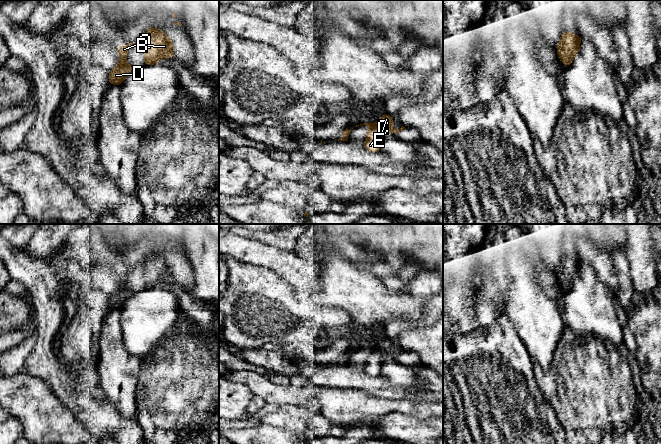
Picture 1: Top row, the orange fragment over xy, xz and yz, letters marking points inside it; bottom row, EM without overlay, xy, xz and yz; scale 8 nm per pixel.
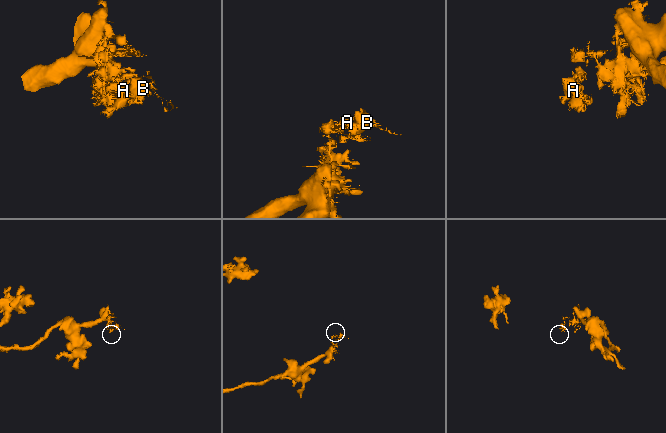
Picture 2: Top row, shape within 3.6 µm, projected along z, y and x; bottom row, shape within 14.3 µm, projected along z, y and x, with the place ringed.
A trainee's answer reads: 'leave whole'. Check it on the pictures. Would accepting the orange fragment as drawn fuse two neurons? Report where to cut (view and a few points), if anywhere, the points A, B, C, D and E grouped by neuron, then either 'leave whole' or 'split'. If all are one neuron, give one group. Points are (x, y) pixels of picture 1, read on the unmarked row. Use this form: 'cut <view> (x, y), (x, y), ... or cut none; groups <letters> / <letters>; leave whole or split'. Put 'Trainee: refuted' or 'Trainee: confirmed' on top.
Trainee: confirmed
cut none; groups A B C D E; leave whole

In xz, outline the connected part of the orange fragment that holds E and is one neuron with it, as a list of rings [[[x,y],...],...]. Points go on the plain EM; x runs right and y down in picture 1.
[[[385,337],[378,343],[376,347],[364,347],[356,349],[355,351],[361,349],[369,351],[363,372],[372,377],[380,376],[384,359],[386,356],[392,356],[396,359],[399,355],[403,355],[405,353],[404,350],[402,350],[400,353],[394,353],[392,351],[392,347],[395,344],[396,343],[394,341]]]

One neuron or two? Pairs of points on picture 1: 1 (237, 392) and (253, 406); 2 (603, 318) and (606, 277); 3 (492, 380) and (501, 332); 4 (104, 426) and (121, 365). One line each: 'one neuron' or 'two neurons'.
1: two neurons
2: two neurons
3: one neuron
4: two neurons

